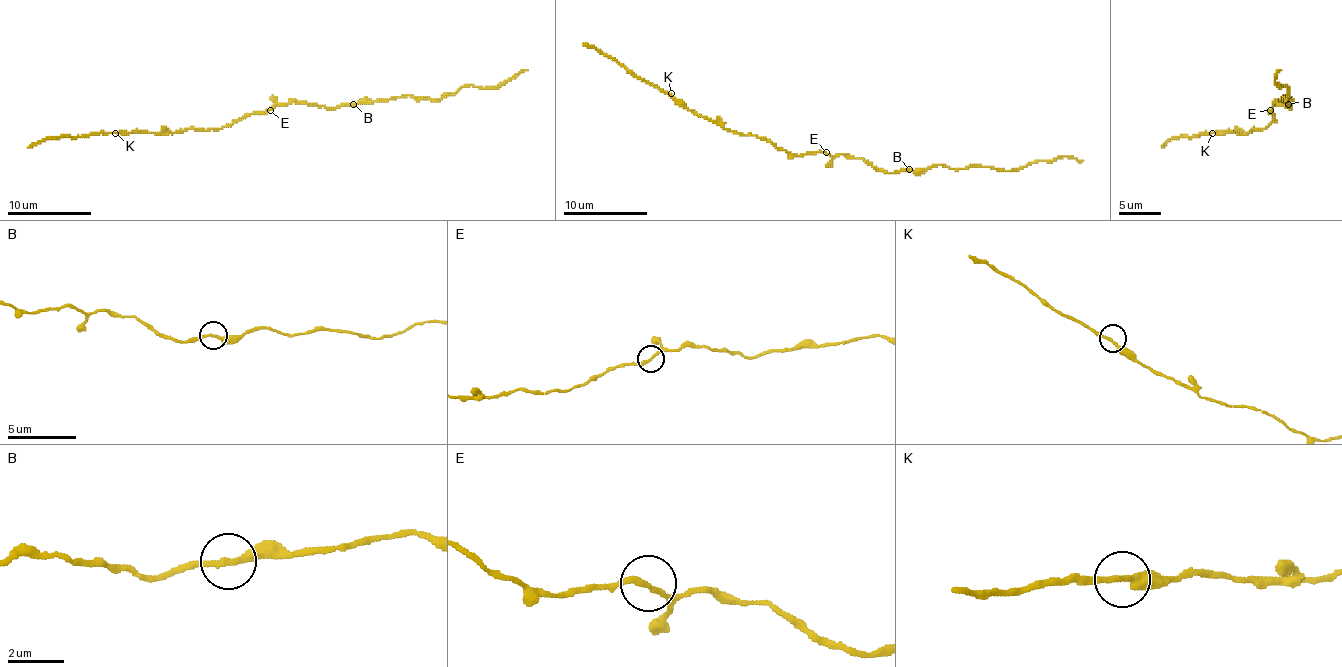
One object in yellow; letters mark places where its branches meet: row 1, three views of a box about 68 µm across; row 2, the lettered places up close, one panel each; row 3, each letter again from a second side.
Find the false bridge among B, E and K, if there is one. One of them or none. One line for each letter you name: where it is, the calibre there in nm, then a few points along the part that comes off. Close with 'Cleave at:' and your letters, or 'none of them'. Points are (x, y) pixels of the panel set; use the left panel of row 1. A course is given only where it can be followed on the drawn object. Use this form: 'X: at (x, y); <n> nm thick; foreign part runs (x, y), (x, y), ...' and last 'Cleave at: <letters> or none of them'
Cleave at: none of them

